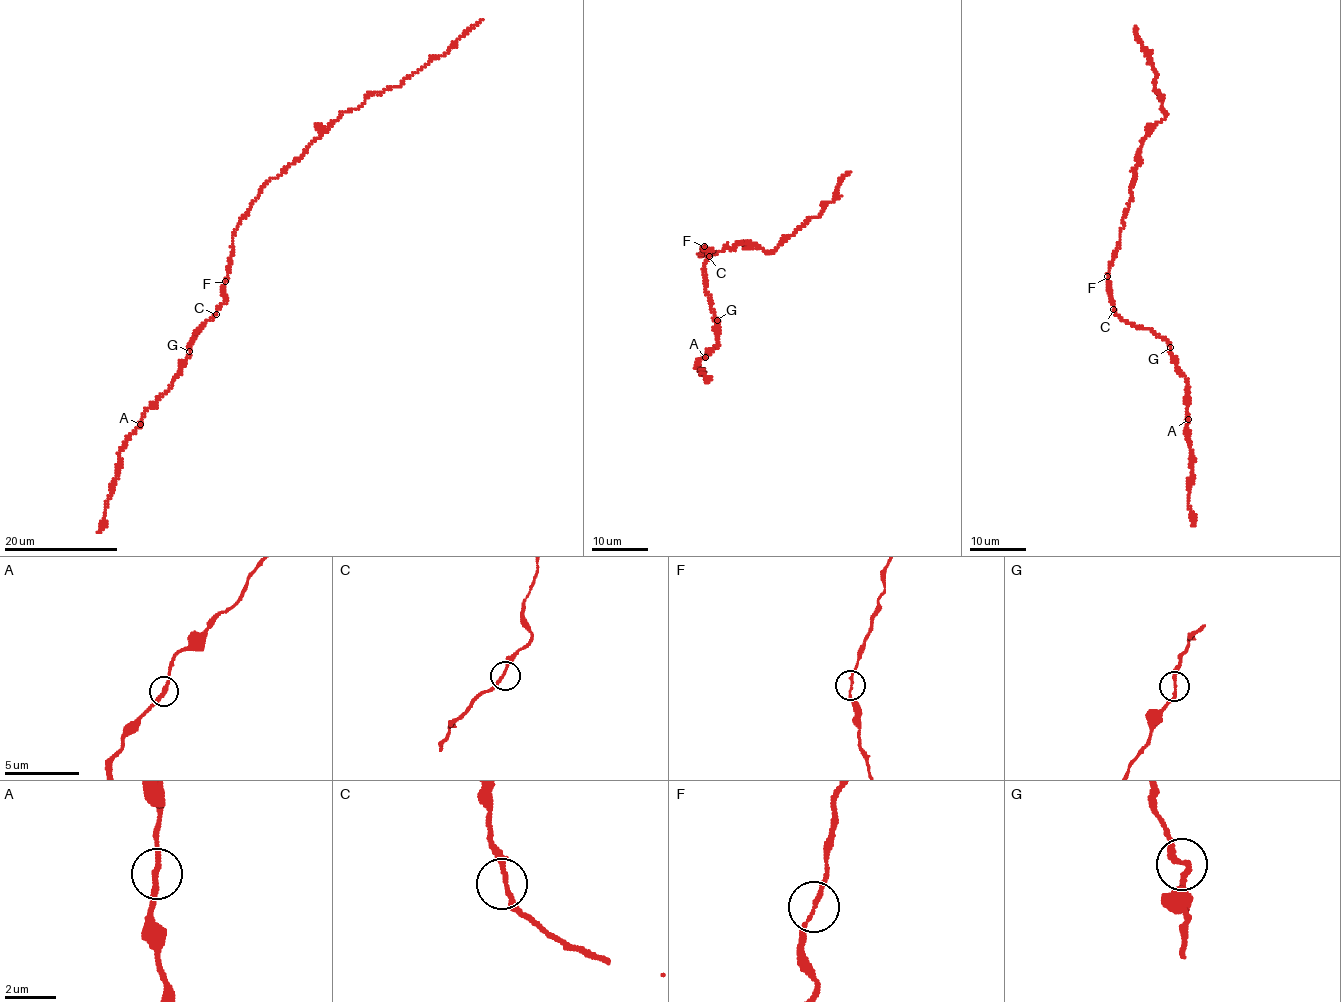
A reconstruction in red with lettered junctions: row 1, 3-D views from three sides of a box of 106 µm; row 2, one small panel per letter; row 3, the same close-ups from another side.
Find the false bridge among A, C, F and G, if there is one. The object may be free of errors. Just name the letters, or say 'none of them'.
F

